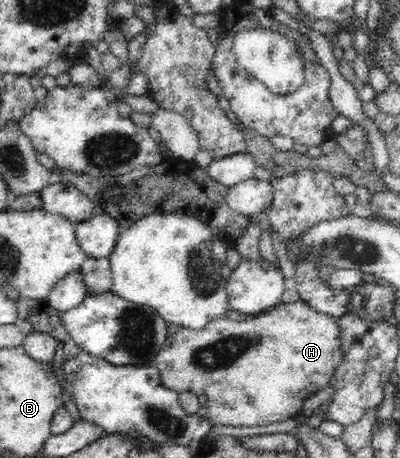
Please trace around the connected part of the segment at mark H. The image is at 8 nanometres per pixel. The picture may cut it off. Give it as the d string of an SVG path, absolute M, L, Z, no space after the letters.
M301 299L292 303L280 301L258 315L244 315L229 308L199 330L179 327L166 338L154 364L168 390L178 395L186 391L206 395L206 416L213 425L254 427L294 419L310 395L330 385L332 372L341 364L342 358L337 318L316 311Z

